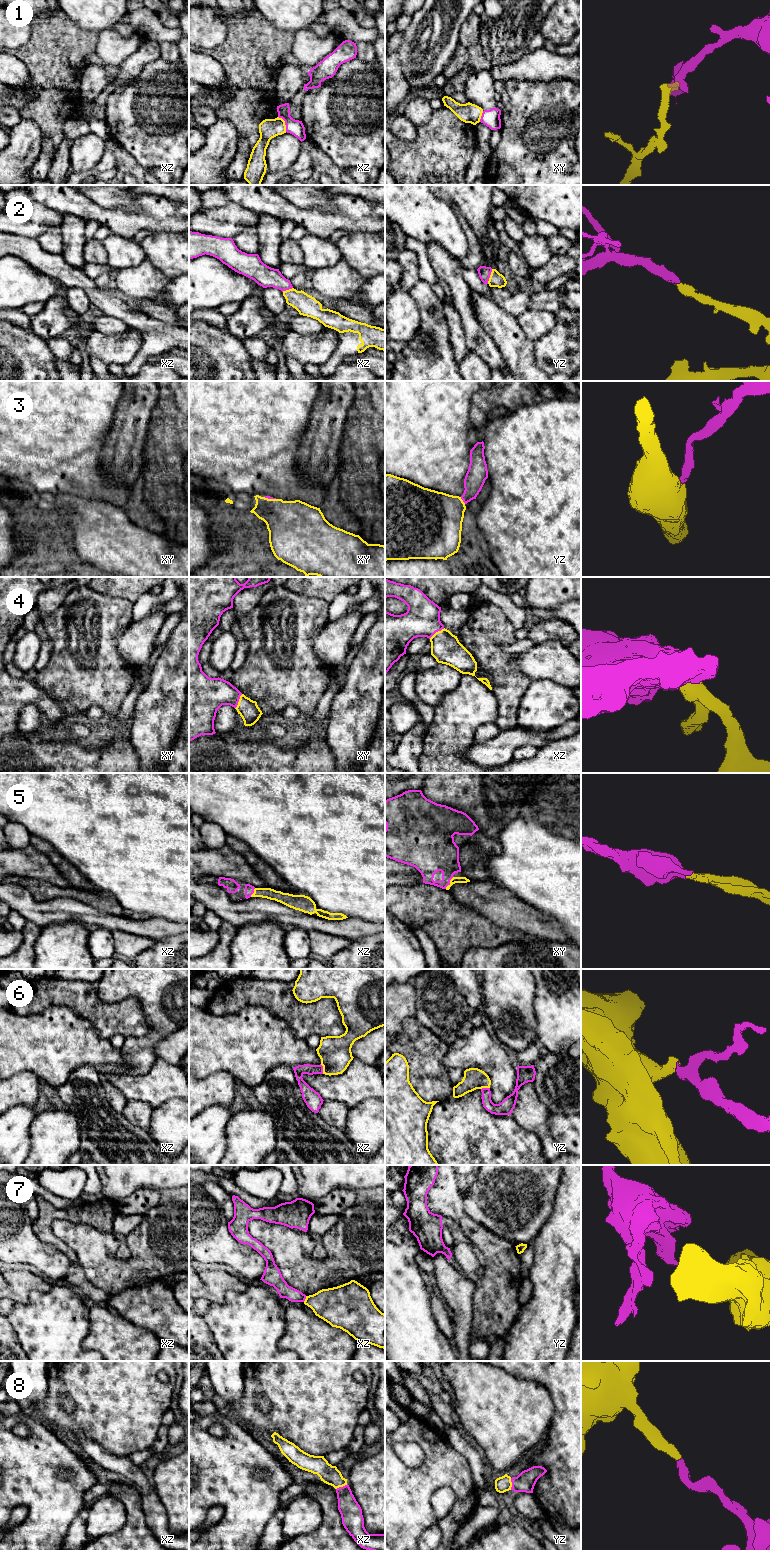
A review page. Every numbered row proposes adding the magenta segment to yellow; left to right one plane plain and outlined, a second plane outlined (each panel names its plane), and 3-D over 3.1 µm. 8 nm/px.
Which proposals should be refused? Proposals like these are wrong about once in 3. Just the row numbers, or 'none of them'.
1, 7

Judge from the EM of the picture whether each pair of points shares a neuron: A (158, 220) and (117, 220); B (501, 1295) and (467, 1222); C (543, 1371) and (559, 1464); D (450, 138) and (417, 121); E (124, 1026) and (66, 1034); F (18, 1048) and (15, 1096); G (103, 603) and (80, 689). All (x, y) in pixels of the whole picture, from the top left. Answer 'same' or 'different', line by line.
A: same
B: same
C: same
D: different
E: different
F: different
G: same

